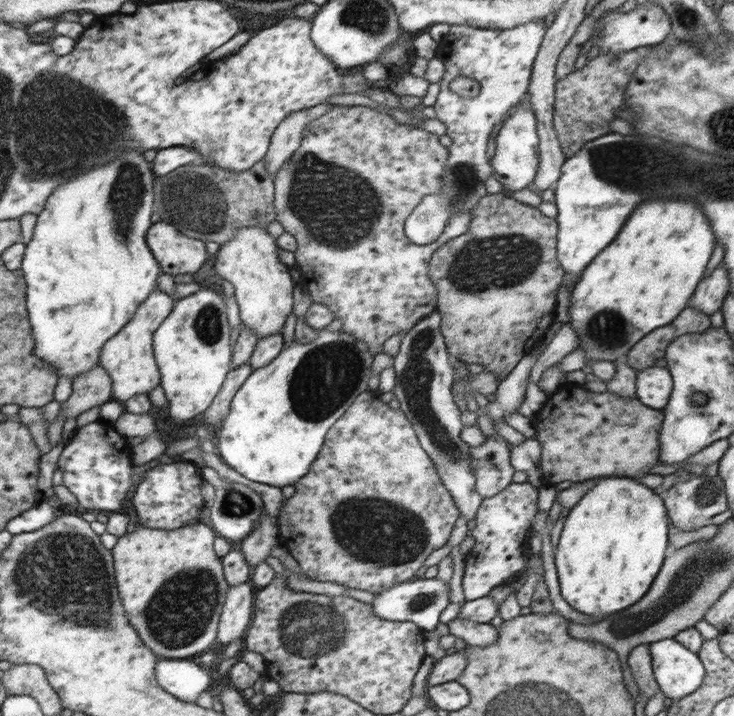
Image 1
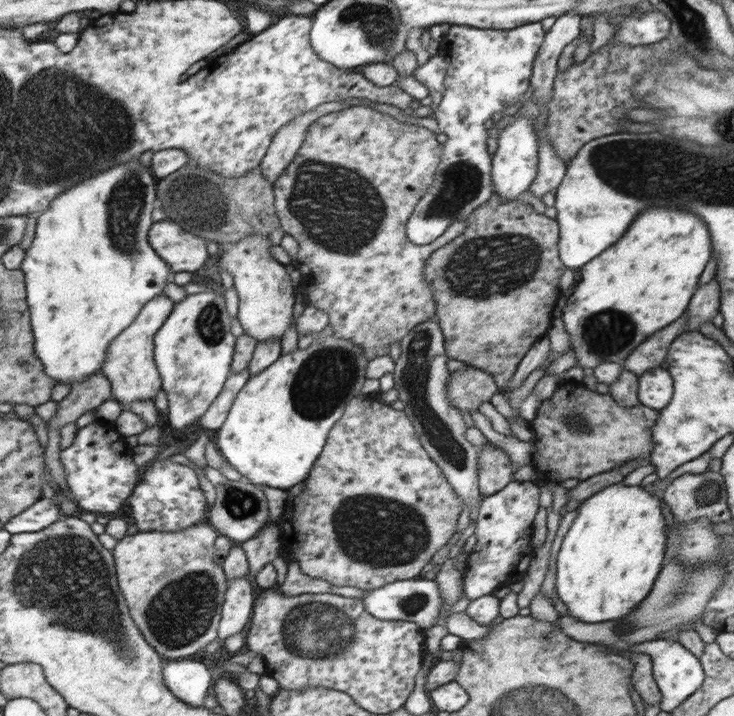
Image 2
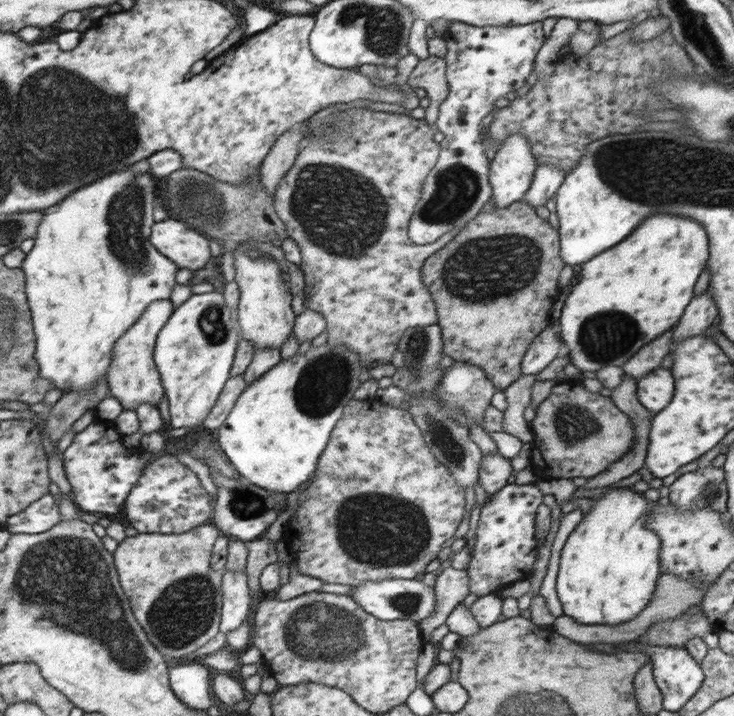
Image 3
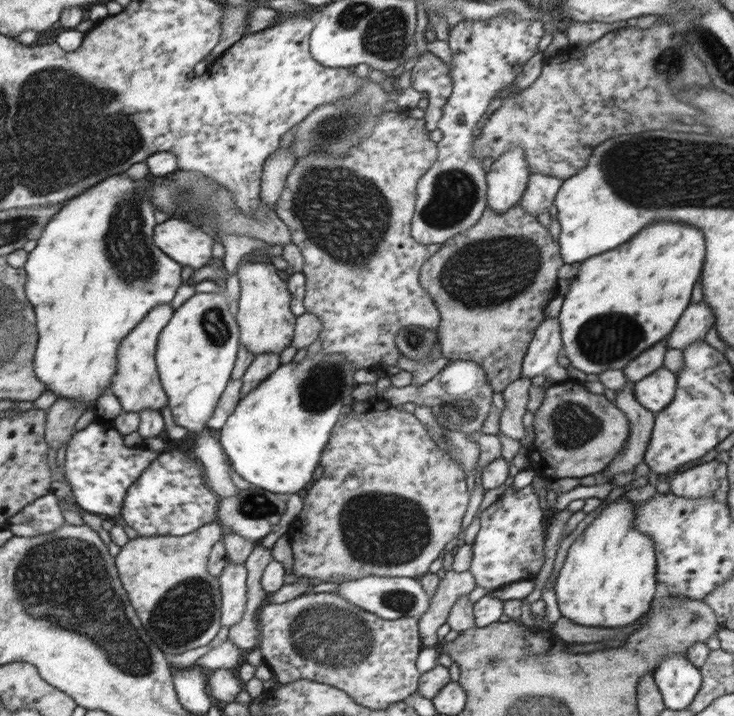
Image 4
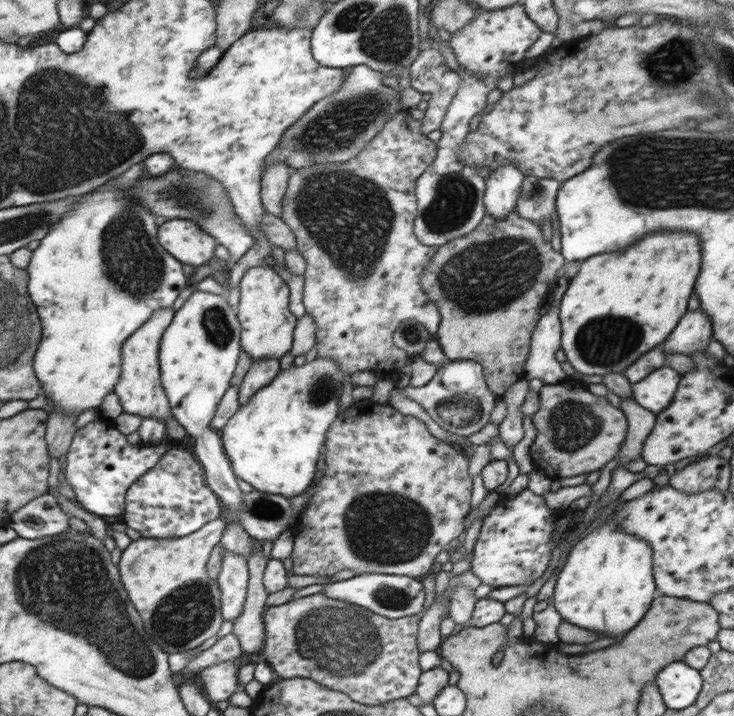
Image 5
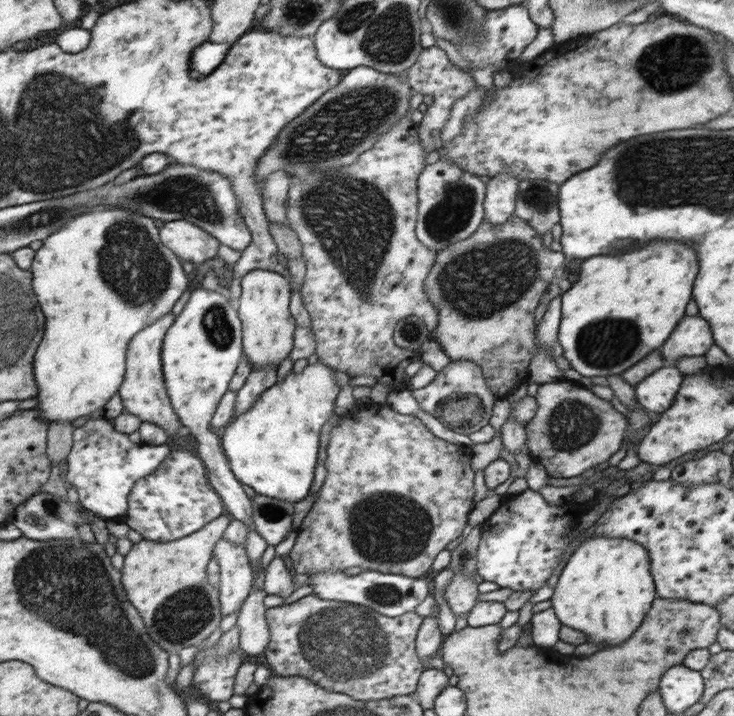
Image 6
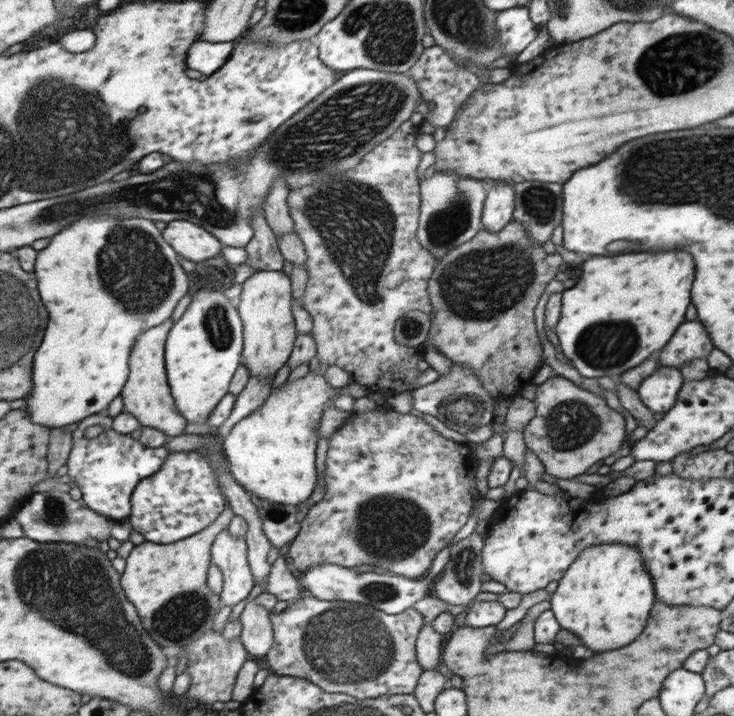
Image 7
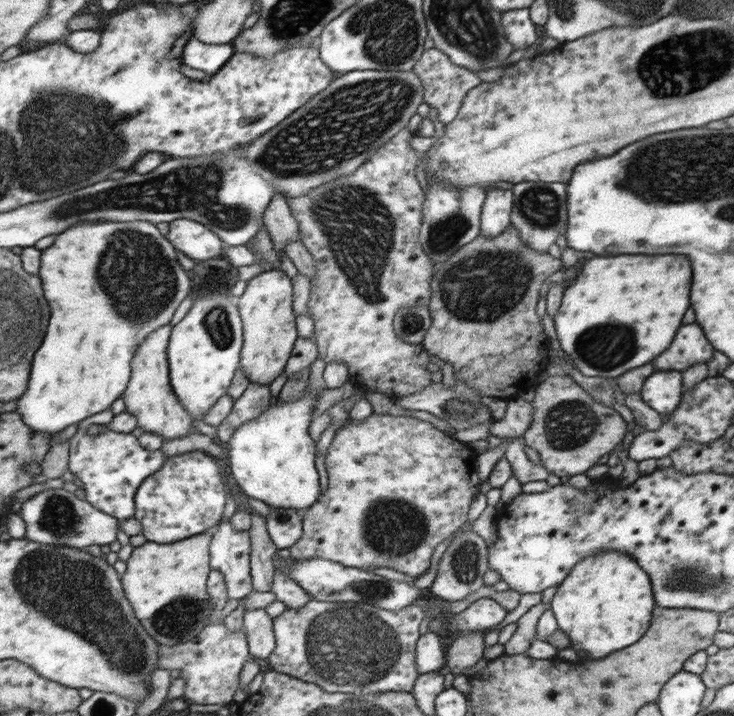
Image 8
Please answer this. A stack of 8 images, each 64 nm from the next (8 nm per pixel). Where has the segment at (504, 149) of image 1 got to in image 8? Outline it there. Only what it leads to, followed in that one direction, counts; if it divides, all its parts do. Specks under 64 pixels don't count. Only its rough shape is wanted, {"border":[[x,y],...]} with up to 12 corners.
{"border":[[487,190],[481,236],[496,238],[510,224],[512,190]]}

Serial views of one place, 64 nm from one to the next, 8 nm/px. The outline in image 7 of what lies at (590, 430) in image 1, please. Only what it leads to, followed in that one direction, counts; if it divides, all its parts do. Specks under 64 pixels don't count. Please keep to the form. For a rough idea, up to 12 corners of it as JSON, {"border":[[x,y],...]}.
{"border":[[556,374],[525,445],[556,479],[616,454],[624,418]]}

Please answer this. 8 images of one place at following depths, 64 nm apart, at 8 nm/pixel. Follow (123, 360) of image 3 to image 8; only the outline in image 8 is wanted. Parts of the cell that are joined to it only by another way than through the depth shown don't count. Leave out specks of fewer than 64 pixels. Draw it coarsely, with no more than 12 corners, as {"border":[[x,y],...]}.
{"border":[[170,324],[134,360],[122,396],[146,432],[166,441],[198,433],[171,386]]}

